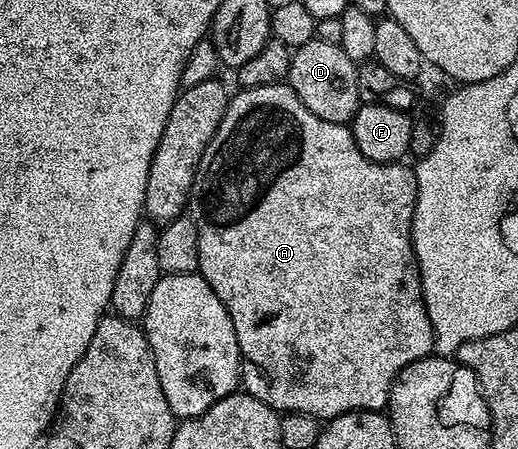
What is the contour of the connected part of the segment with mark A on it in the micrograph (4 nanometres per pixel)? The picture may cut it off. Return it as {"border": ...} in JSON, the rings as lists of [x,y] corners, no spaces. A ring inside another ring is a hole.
{"border":[[[288,84],[251,86],[237,92],[239,94],[231,97],[224,120],[220,120],[220,128],[216,128],[200,160],[190,193],[188,214],[193,218],[198,233],[197,273],[210,285],[212,292],[220,296],[236,332],[239,355],[245,361],[247,358],[262,373],[250,374],[247,378],[245,375],[245,393],[256,396],[256,400],[268,404],[273,410],[308,414],[317,420],[329,420],[350,410],[385,411],[390,390],[401,370],[435,353],[434,329],[422,299],[422,277],[418,274],[414,241],[410,235],[418,191],[413,169],[402,162],[368,160],[368,156],[356,148],[349,125],[312,116],[312,112],[300,104],[296,92]]]}

